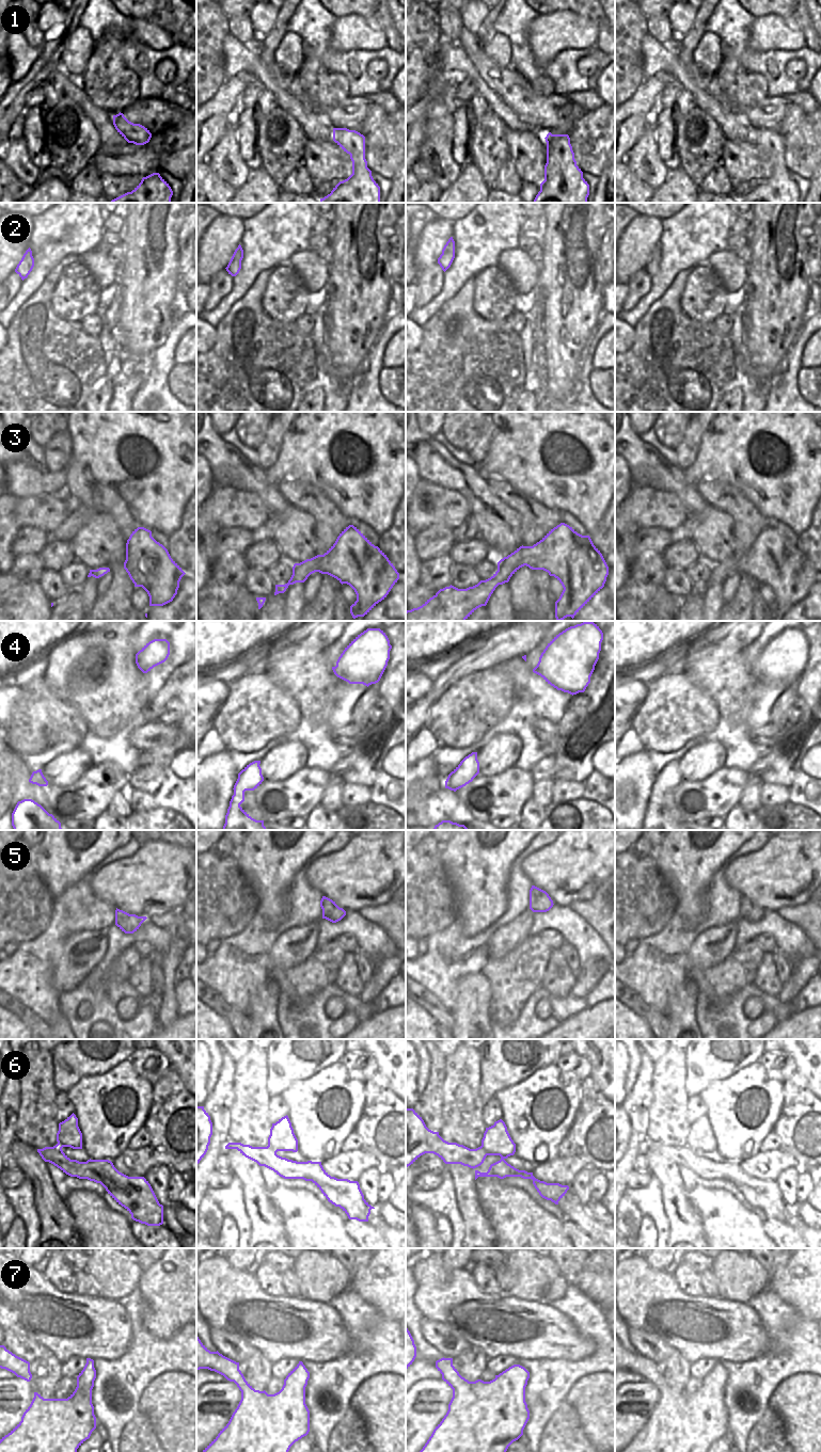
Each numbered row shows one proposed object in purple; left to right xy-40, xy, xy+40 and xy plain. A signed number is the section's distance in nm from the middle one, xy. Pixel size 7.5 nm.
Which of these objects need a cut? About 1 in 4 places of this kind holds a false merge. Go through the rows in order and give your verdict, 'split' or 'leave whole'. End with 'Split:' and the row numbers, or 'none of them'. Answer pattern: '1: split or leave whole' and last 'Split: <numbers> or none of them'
1: leave whole
2: leave whole
3: leave whole
4: leave whole
5: split
6: leave whole
7: leave whole
Split: 5

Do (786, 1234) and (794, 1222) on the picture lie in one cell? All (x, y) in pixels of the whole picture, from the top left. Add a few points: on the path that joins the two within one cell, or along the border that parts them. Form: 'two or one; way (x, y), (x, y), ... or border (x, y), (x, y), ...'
two; border (786, 1222), (802, 1237)

